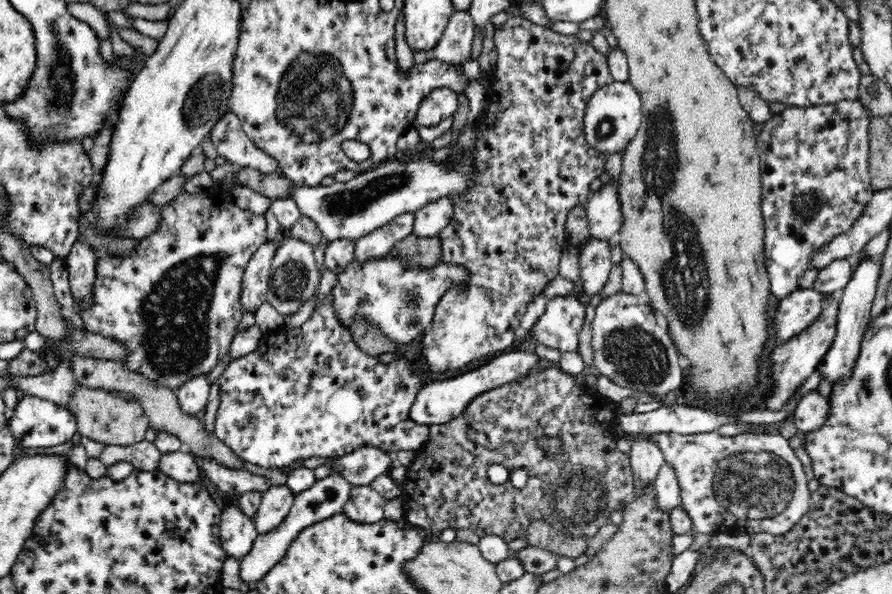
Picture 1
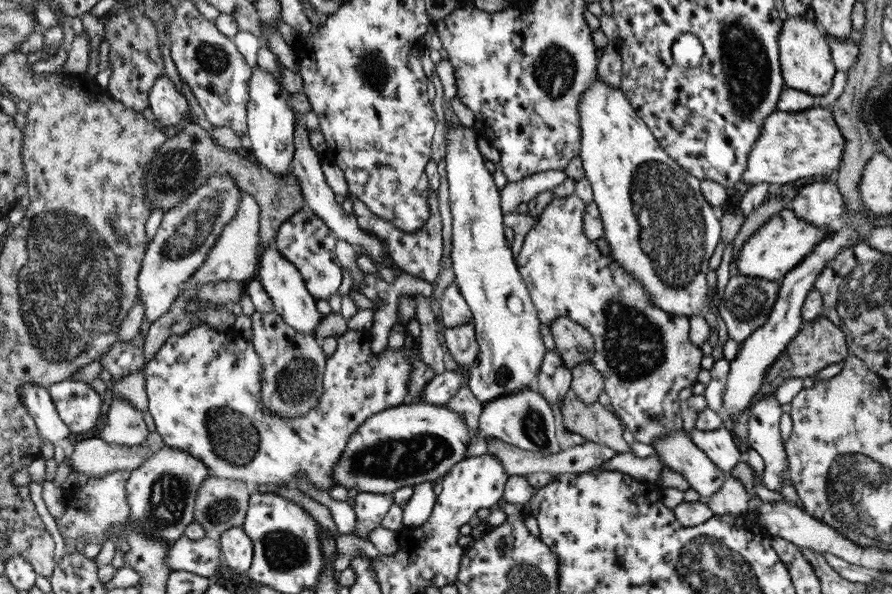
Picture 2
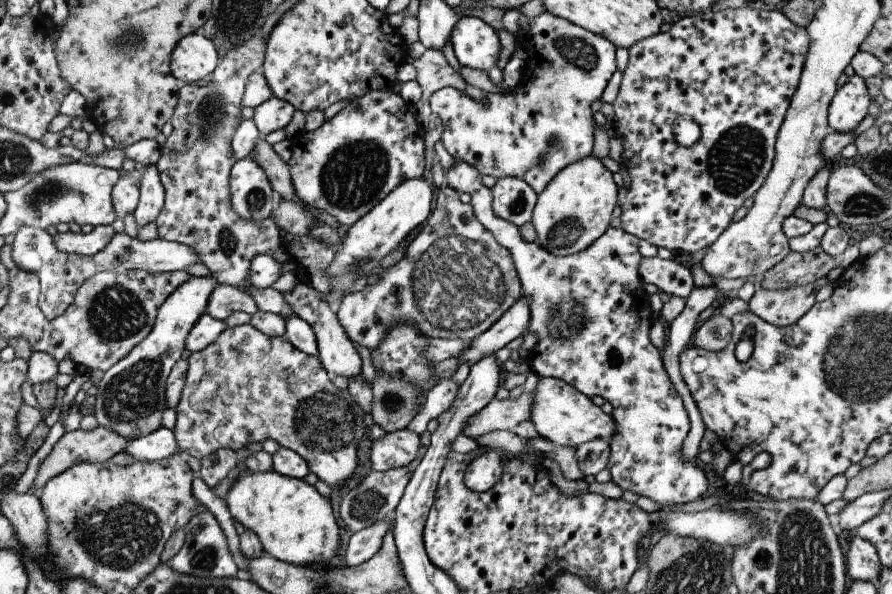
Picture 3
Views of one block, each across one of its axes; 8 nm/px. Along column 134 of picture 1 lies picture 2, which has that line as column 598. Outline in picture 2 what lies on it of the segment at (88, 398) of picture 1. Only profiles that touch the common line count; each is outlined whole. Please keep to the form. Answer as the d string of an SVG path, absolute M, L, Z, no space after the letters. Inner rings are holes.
M571 388L565 392L559 404L562 424L570 433L580 434L587 441L592 441L617 453L630 452L630 444L624 437L621 420L610 409L596 401L586 405Z

